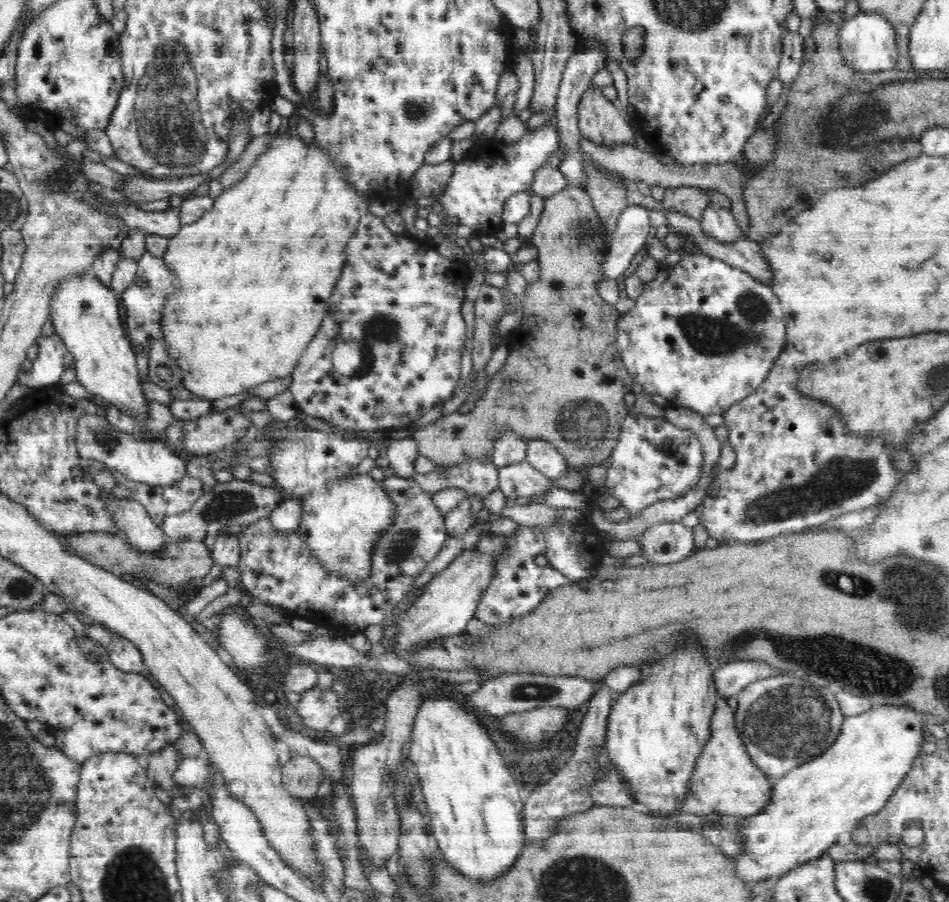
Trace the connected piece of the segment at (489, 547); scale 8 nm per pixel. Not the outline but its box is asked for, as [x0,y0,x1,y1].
[396,530,506,650]

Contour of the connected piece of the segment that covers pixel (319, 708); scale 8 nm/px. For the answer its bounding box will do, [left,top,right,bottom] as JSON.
[296,685,341,730]

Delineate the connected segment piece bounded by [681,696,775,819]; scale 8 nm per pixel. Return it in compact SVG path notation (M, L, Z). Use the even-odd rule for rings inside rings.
M722 696L717 701L718 712L713 712L710 744L706 744L706 752L701 752L702 760L698 760L698 768L693 770L694 784L690 784L690 796L685 796L686 804L681 804L681 810L698 816L720 814L750 818L764 811L772 802L775 780L770 779L750 758L736 728L734 708Z

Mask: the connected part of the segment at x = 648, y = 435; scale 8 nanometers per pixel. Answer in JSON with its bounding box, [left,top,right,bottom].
[604,413,704,518]

